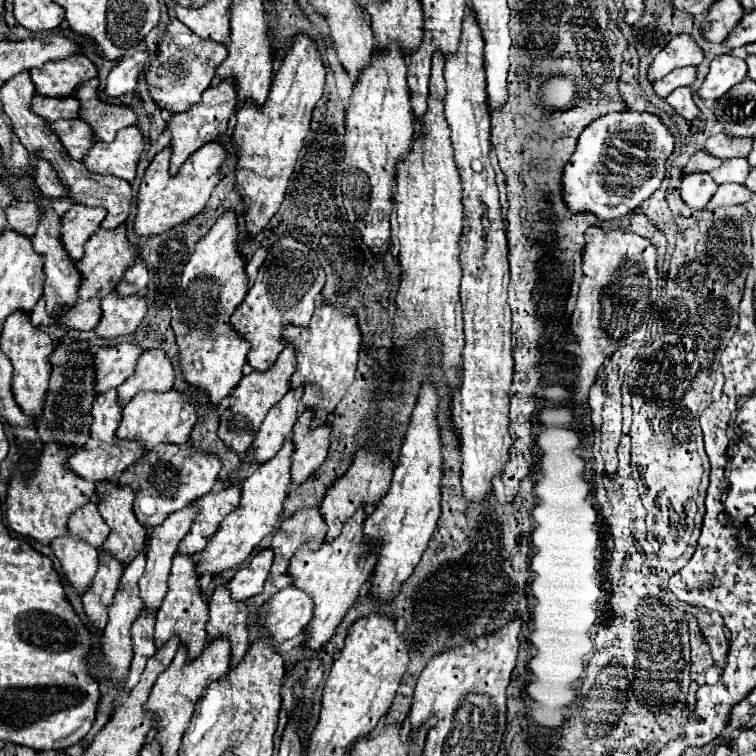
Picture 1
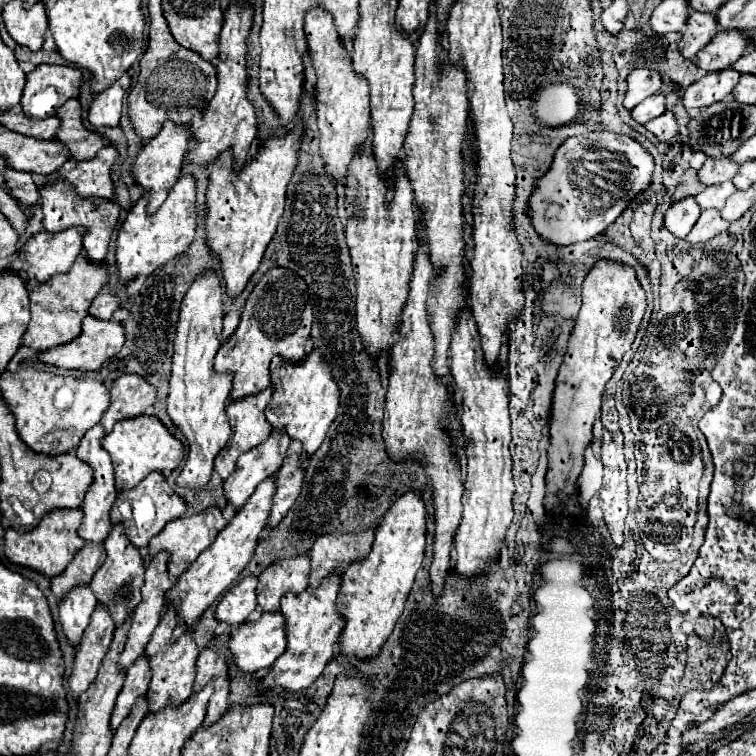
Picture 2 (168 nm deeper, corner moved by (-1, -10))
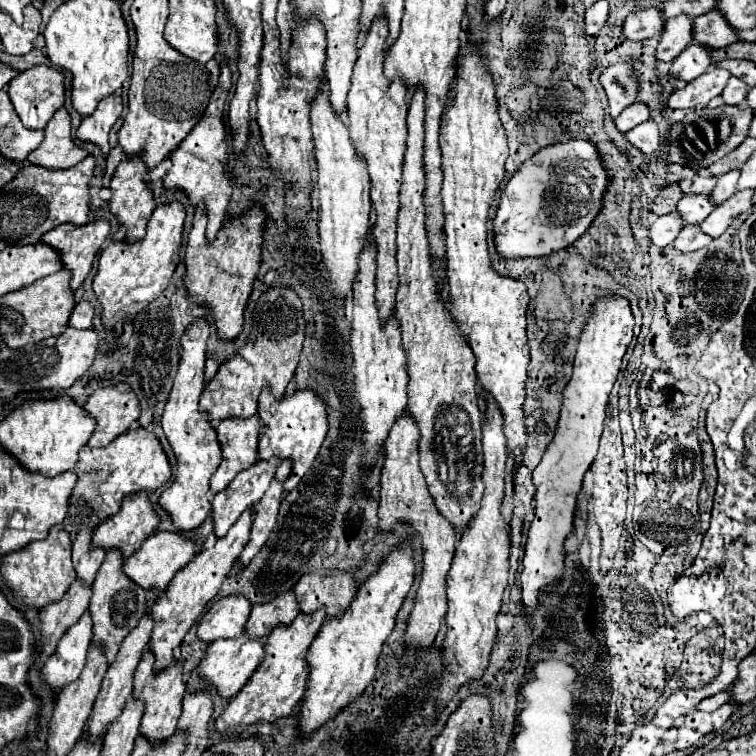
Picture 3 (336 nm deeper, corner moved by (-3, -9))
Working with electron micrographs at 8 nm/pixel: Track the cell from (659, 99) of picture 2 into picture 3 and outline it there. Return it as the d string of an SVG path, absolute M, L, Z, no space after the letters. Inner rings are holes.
M632 103L630 107L626 107L626 109L614 119L614 125L616 125L616 129L618 129L620 133L626 133L626 131L634 129L636 125L640 125L640 123L644 123L644 121L648 121L648 119L650 119L648 107L642 105L642 103Z

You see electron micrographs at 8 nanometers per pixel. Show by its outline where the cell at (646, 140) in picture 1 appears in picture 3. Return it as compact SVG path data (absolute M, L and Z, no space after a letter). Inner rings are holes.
M562 141L526 159L504 185L494 215L494 245L502 259L546 257L570 247L602 209L608 175L588 141Z

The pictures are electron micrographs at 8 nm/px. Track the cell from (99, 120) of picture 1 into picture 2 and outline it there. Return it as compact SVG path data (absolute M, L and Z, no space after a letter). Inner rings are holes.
M70 98L60 112L56 112L58 118L62 120L60 124L60 134L56 134L56 138L60 138L64 144L68 144L72 158L76 160L90 160L98 154L100 148L108 146L108 138L100 136L98 132L92 132L84 126L82 122L82 106L78 98Z

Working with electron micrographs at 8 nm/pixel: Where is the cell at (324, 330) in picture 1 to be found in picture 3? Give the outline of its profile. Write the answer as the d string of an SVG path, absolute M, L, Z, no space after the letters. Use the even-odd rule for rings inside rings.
M264 389L260 395L258 403L258 417L262 421L260 437L258 437L258 459L290 459L292 461L292 471L290 477L284 483L284 491L292 491L298 487L300 479L308 473L312 467L320 445L326 437L326 407L324 401L314 393L314 391L296 391L290 397L284 397L282 401L276 403L274 395Z

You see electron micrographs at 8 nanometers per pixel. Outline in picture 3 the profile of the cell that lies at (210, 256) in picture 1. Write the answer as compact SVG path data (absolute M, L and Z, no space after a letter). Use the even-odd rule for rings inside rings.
M198 321L190 325L190 329L182 337L182 357L178 365L178 375L174 379L170 401L162 415L162 429L170 447L176 457L176 473L172 479L172 487L166 489L160 499L158 507L172 519L178 531L194 531L198 529L206 517L210 515L210 477L216 473L222 461L222 449L218 445L216 433L212 425L206 421L206 415L198 409L198 399L202 393L204 381L204 361L206 361L206 339L210 335L210 327L206 321Z

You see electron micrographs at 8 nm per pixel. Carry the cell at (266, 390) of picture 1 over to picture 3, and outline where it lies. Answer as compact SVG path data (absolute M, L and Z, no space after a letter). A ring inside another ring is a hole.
M258 415L250 419L226 419L216 425L224 459L210 481L212 493L224 491L240 471L254 465L254 441L258 441L260 429L262 421Z

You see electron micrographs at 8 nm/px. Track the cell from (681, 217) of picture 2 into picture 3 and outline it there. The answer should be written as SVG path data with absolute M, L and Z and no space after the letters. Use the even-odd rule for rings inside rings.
M670 213L666 217L656 217L650 227L648 227L648 239L650 243L654 243L656 247L666 247L674 241L674 237L678 235L678 215Z

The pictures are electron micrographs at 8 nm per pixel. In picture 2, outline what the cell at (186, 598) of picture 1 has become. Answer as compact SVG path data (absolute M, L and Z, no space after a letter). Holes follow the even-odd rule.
M166 606L166 612L154 630L146 654L150 658L150 668L152 668L152 680L148 688L148 702L150 702L150 712L162 710L164 706L180 706L190 694L196 678L196 658L198 658L198 646L194 640L194 634L190 630L184 630L178 638L174 636L176 630L176 608Z

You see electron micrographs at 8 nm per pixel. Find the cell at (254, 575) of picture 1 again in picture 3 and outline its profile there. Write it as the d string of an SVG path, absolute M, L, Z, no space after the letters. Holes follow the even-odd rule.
M226 597L212 603L206 615L198 621L196 637L204 643L232 639L244 633L252 605L242 597Z

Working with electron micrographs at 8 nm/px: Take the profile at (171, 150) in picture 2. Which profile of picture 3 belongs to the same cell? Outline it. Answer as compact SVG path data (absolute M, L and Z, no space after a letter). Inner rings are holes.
M128 157L126 161L122 161L118 165L118 169L114 171L114 177L112 177L112 183L110 183L110 189L112 189L112 197L108 201L108 209L110 213L118 219L118 225L126 229L126 235L124 235L124 241L128 243L134 243L134 241L140 241L144 237L144 231L146 231L146 223L150 219L150 215L154 213L154 195L152 191L148 189L148 185L144 183L144 177L148 175L148 169L144 167L142 159L140 157Z

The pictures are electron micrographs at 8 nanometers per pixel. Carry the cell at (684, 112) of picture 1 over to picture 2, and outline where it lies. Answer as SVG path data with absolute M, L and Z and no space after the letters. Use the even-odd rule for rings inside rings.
M664 112L660 118L654 118L652 122L646 122L644 126L652 134L656 134L660 140L670 140L678 134L678 118L674 116L674 112Z

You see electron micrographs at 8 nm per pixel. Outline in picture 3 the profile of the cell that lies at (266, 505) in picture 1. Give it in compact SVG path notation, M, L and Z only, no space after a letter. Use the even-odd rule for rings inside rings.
M248 509L248 513L242 513L242 517L236 521L236 525L230 527L226 537L216 539L214 547L204 549L186 567L180 569L174 575L174 579L168 583L166 591L150 607L150 617L154 621L154 629L152 629L152 635L150 635L148 649L156 657L154 673L164 671L166 667L170 667L174 663L174 657L172 657L174 647L178 647L182 643L182 639L188 633L188 629L198 621L198 617L204 613L206 605L216 597L222 581L228 577L232 565L236 563L238 553L242 553L242 549L244 549L244 545L248 541L250 521L252 521L252 511Z

